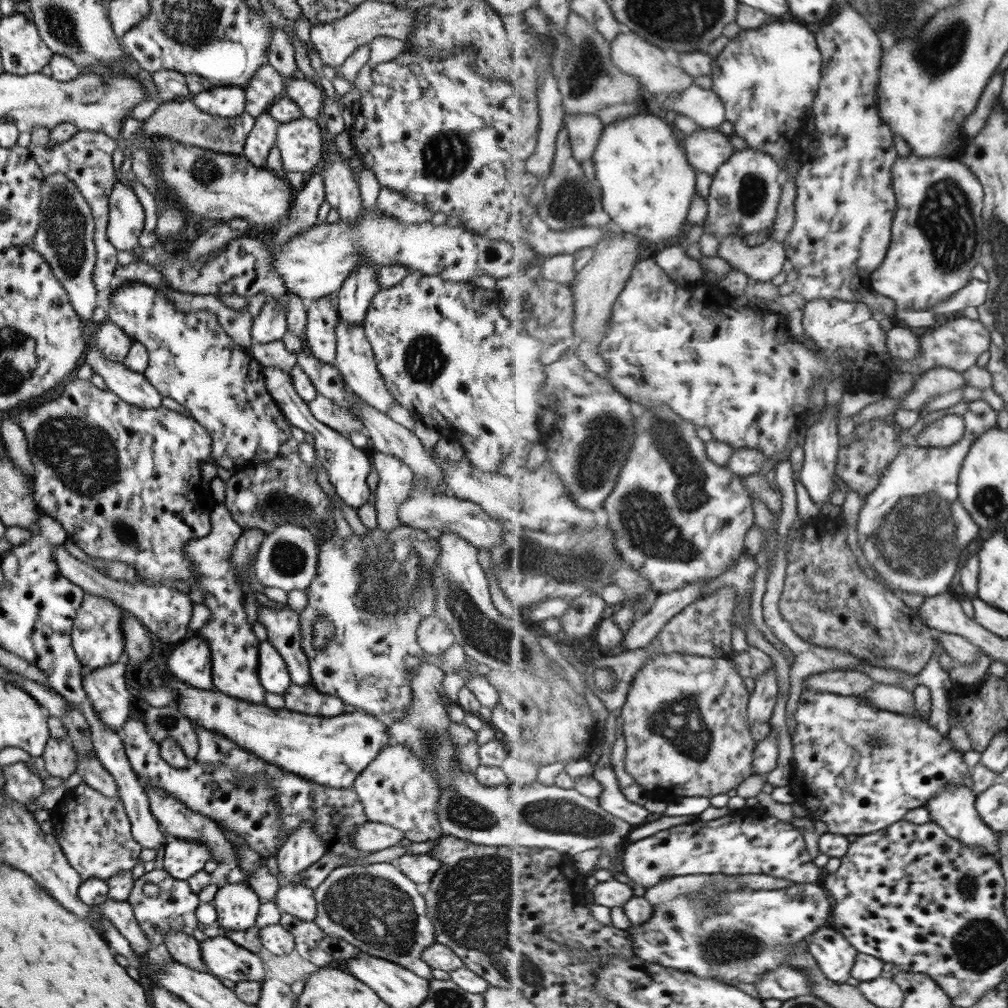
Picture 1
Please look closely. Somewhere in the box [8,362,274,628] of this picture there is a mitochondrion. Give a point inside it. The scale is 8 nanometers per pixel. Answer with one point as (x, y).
(73, 457)

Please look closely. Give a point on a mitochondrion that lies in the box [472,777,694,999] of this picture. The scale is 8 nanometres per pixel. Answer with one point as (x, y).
(548, 814)

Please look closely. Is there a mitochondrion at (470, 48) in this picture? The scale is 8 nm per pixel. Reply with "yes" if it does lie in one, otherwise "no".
no

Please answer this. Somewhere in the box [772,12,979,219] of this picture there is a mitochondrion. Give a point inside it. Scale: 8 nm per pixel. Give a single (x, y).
(941, 49)

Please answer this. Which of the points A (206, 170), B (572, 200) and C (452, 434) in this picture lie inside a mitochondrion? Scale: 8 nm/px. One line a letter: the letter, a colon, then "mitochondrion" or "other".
A: mitochondrion
B: mitochondrion
C: other

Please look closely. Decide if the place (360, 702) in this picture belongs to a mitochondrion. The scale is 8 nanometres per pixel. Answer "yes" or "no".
no

